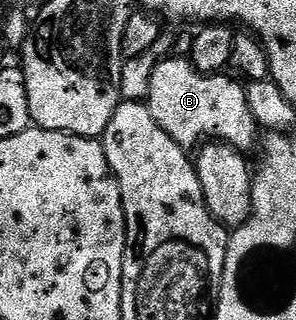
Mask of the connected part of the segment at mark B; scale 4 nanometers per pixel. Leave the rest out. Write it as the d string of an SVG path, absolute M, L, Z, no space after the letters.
M186 57L162 59L150 75L150 92L144 96L144 102L160 129L164 129L176 145L194 149L203 141L215 139L246 153L254 142L259 142L260 128L249 108L246 87L237 78L228 76L226 73L202 75Z

